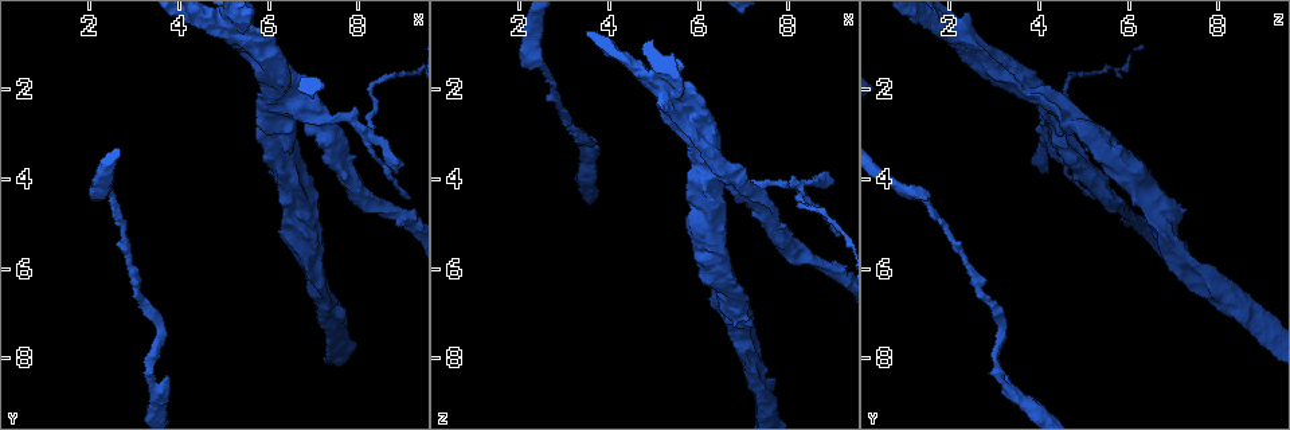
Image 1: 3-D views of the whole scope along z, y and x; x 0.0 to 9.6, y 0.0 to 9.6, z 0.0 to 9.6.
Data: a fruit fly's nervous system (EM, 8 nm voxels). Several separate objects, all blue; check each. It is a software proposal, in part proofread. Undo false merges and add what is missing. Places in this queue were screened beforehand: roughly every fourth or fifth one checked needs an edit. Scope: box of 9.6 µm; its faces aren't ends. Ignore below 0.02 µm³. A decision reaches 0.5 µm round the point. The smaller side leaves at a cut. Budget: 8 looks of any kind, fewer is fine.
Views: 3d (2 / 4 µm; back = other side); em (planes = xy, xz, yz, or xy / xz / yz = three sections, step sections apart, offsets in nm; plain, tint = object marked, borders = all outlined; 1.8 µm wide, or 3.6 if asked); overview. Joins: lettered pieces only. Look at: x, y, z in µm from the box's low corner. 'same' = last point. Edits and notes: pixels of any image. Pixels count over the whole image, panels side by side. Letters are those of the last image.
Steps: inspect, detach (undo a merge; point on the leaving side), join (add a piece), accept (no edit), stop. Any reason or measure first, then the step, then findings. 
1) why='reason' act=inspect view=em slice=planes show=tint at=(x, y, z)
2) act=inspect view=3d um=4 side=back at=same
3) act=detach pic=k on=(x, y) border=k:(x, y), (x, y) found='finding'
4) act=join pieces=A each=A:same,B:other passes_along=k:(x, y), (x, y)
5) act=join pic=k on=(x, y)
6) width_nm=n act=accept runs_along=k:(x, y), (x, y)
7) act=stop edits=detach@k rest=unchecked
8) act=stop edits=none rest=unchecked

why='arms part here' act=inspect view=em slice=planes show=plain at=(7.25, 2.75, 4.25)

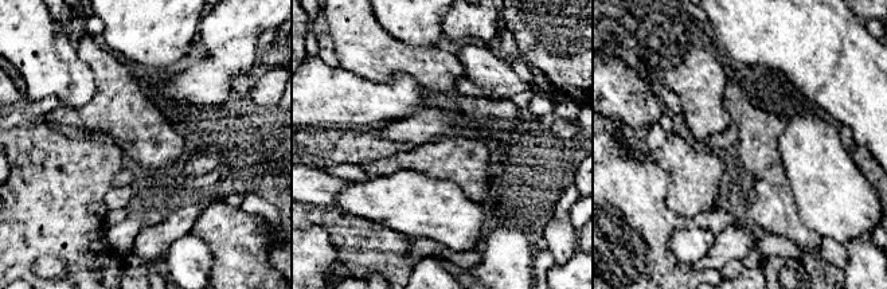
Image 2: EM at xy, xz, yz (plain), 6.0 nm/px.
act=inspect view=em slice=planes show=tint at=same

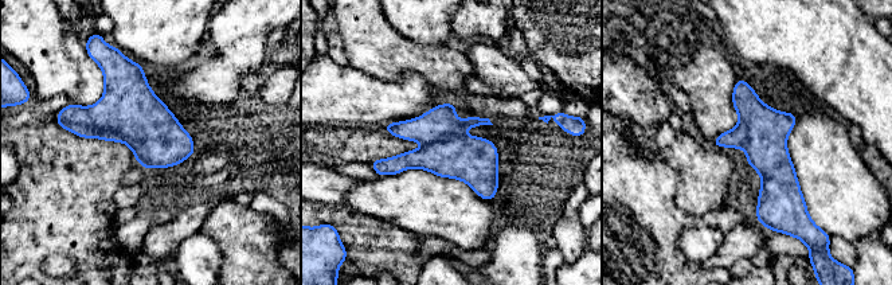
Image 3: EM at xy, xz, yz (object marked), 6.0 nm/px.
act=inspect view=em slice=planes show=borders at=same

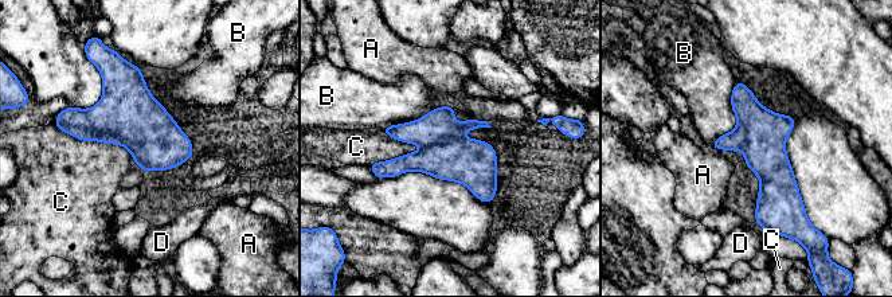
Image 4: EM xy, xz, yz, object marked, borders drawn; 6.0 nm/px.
act=detach pic=4 on=(126, 112) each=A:other,B:other,C:other,D:other found='two cells meet here'

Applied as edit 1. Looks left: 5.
why='see it whole again' act=inspect view=overview

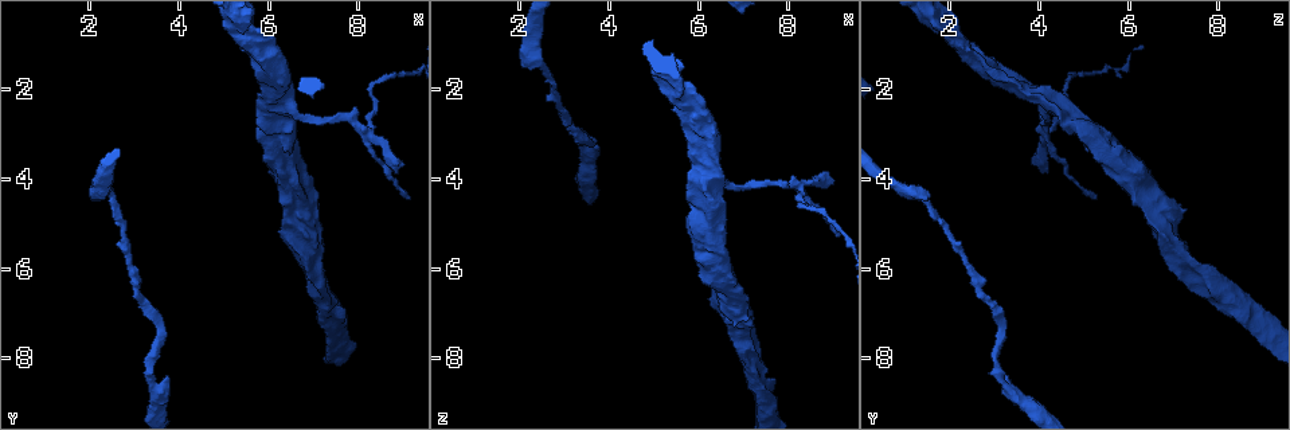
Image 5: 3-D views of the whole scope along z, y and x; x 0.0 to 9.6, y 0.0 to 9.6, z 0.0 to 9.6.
why='free end' act=inspect view=3d um=2 side=back at=(6.40, 5.45, 6.90)

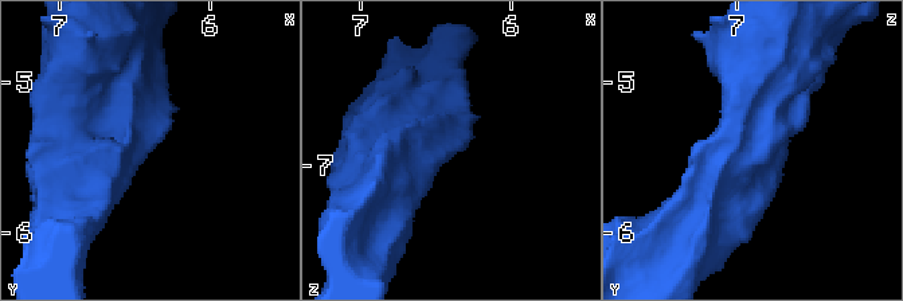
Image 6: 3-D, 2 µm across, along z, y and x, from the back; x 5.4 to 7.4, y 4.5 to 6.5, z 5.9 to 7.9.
why='shape alone is not enough' act=inspect view=em slice=yz step=8 show=borders at=(6.38, 5.40, 6.88)

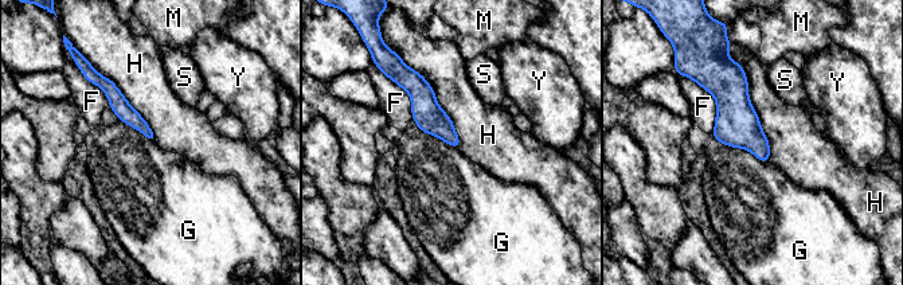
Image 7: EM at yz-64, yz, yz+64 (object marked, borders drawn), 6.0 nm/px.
why='cut it another way' act=inspect view=em slice=xz step=4 show=borders at=same

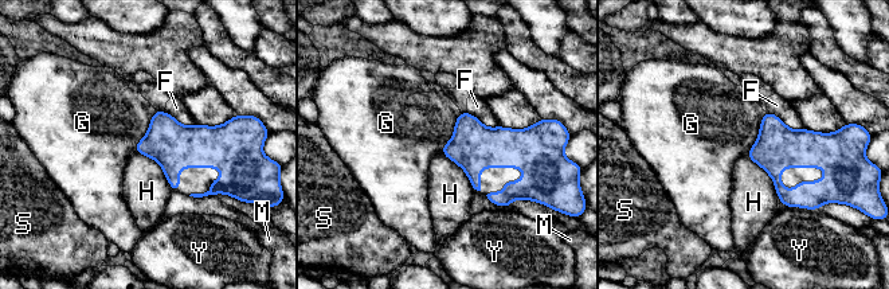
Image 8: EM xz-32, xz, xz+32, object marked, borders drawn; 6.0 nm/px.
act=accept each=F:other,G:other,H:other,M:other,S:other,Y:other border=8:(766, 112), (758, 140), (745, 155) found='no lettered piece goes on from it'

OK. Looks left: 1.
act=stop edits=detach@4 rest=unchecked

